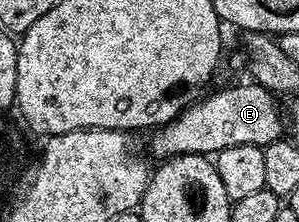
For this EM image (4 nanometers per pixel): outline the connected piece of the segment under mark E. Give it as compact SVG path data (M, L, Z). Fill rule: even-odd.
M246 81L238 87L227 87L223 91L217 91L198 103L186 106L176 115L170 123L164 123L152 132L151 151L157 161L172 159L175 155L207 155L216 156L218 151L231 149L231 145L255 145L265 148L268 143L273 143L282 138L281 131L281 107L277 104L278 96L261 87L258 83Z

